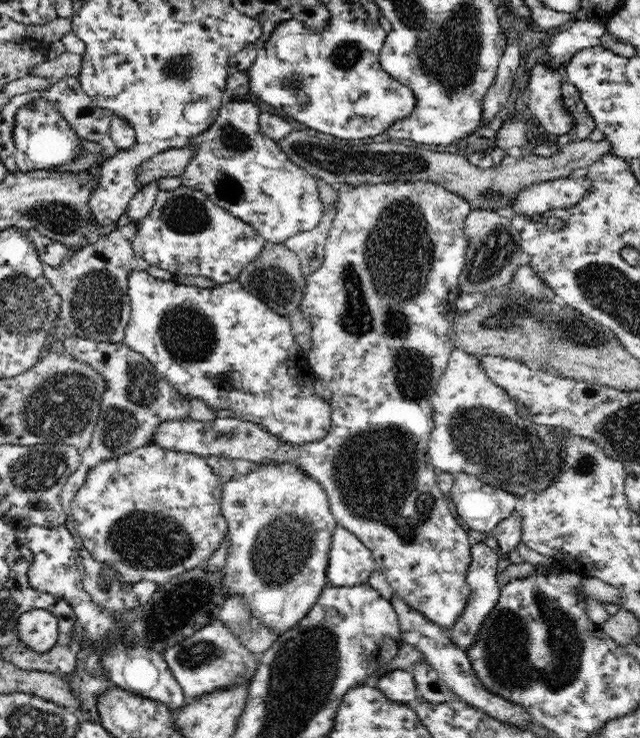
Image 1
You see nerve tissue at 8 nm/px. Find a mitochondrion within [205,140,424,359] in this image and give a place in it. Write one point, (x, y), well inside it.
(273, 283)

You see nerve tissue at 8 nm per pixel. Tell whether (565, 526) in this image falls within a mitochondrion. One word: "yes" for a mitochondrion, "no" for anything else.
no

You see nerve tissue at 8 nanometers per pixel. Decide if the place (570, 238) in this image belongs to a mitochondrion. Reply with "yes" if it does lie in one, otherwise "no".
no

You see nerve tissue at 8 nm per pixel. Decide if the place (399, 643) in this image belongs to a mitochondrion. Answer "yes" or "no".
no

